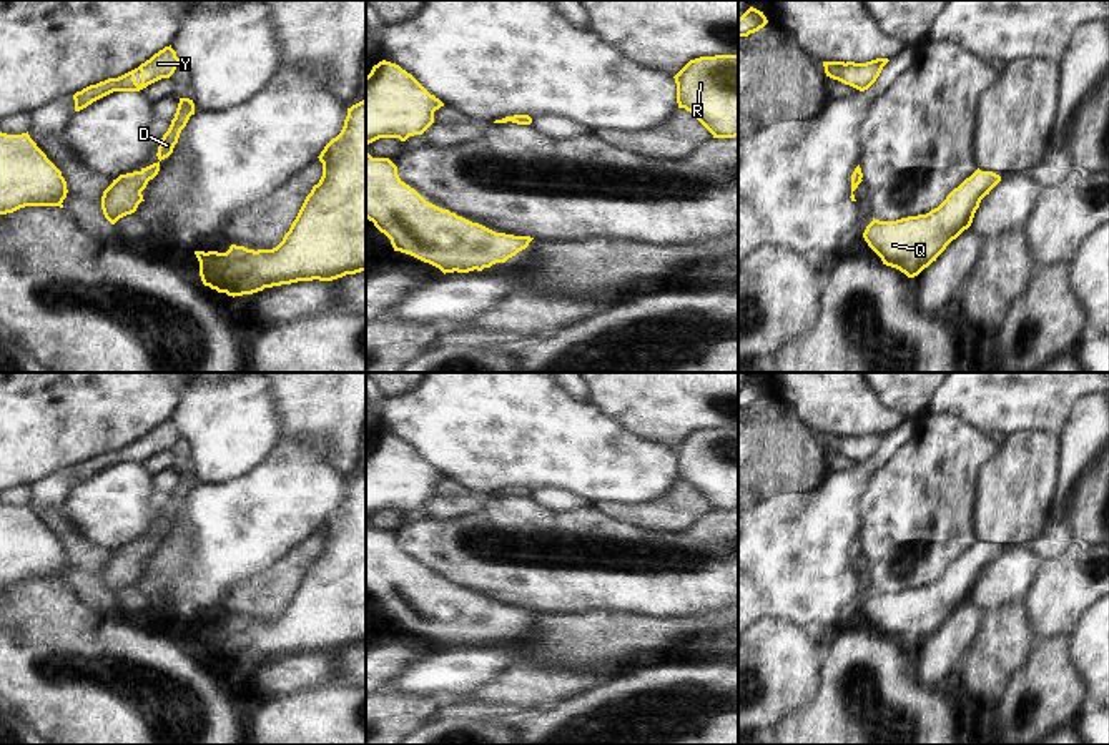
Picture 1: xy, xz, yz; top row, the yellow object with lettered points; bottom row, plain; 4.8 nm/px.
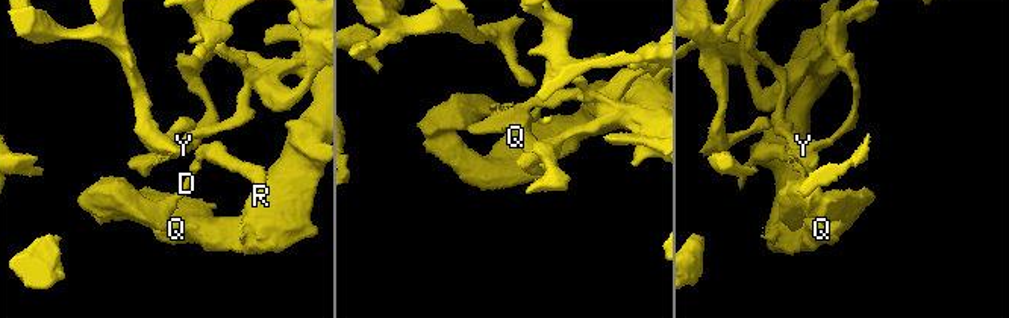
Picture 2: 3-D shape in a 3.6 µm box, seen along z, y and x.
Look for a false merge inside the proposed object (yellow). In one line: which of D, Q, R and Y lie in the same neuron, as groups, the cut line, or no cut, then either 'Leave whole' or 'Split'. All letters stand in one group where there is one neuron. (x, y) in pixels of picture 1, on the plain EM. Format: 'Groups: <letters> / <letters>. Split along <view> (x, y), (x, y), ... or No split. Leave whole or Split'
Groups: D Q R Y. No split. Leave whole.

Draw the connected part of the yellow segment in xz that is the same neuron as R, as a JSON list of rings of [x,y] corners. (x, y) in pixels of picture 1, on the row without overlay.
[[[738,427],[690,432],[673,451],[678,481],[690,484],[713,511],[738,509]]]

